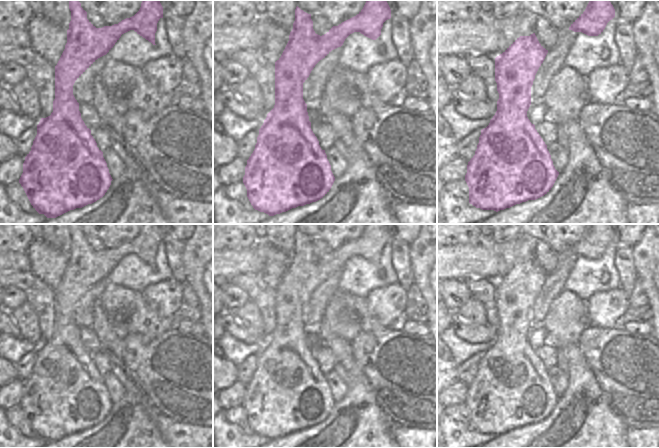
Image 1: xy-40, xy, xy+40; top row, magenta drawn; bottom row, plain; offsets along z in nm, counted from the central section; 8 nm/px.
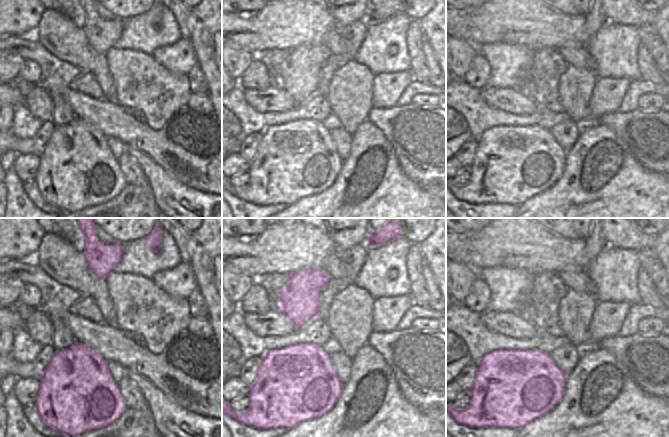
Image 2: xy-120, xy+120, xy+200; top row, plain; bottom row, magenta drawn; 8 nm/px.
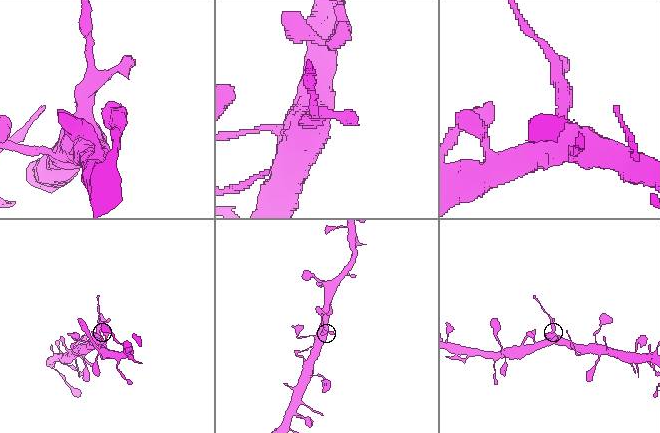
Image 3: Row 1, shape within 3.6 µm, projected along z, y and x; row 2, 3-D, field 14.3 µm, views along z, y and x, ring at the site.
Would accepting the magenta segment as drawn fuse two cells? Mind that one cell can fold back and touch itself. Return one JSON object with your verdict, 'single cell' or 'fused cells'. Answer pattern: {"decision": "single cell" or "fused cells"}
{"decision": "fused cells"}

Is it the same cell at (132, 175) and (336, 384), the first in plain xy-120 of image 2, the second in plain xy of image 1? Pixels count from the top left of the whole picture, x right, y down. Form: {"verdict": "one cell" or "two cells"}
{"verdict": "one cell"}

